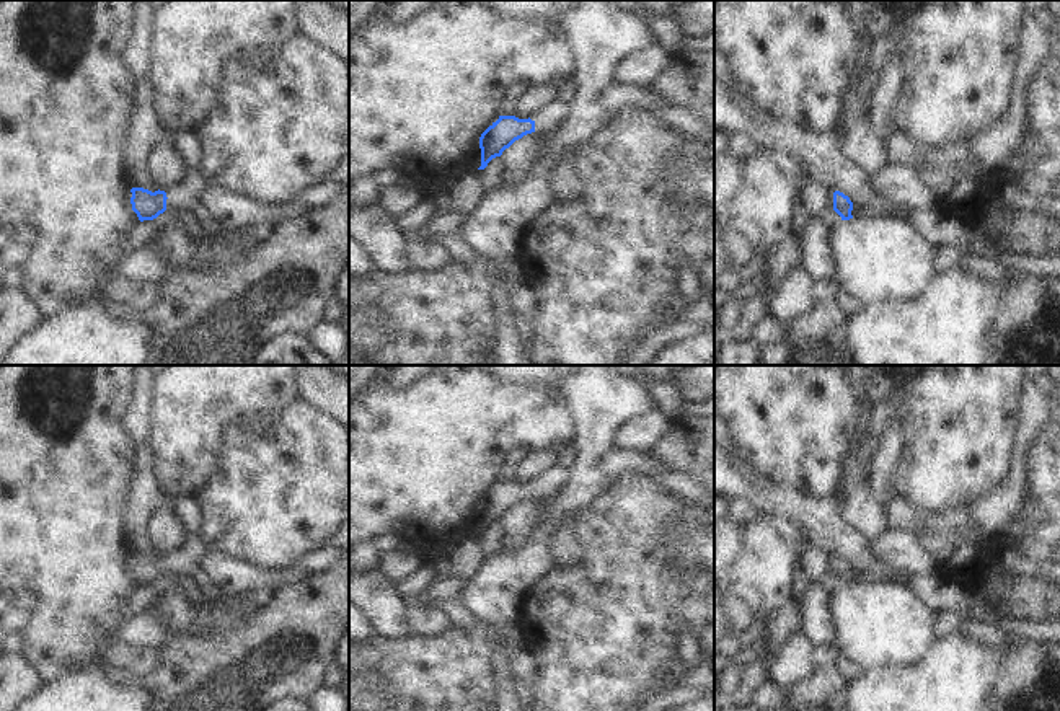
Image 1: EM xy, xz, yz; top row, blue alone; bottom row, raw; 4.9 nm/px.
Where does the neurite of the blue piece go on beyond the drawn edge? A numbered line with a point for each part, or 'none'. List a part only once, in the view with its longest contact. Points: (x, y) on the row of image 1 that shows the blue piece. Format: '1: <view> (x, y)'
1: xy (185, 196)

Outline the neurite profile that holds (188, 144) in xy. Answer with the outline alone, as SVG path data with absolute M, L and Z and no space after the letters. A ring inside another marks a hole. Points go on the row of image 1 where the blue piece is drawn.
M197 130L173 134L178 152L184 157L188 168L201 168L204 161L204 147Z

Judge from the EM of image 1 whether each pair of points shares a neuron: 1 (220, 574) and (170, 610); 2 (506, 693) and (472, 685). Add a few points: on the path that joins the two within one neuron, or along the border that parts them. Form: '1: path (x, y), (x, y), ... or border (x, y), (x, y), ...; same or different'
1: border (220, 591), (237, 594); different
2: border (494, 654), (499, 693); different

